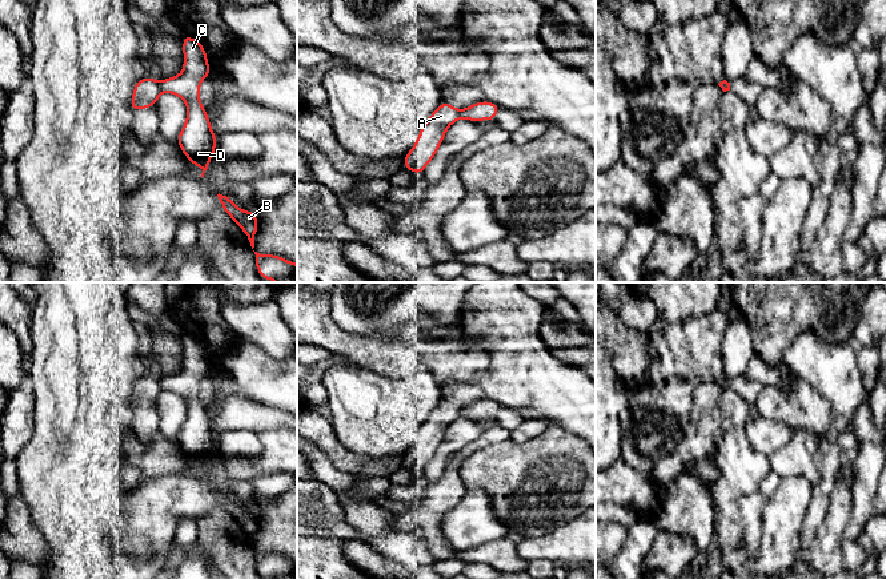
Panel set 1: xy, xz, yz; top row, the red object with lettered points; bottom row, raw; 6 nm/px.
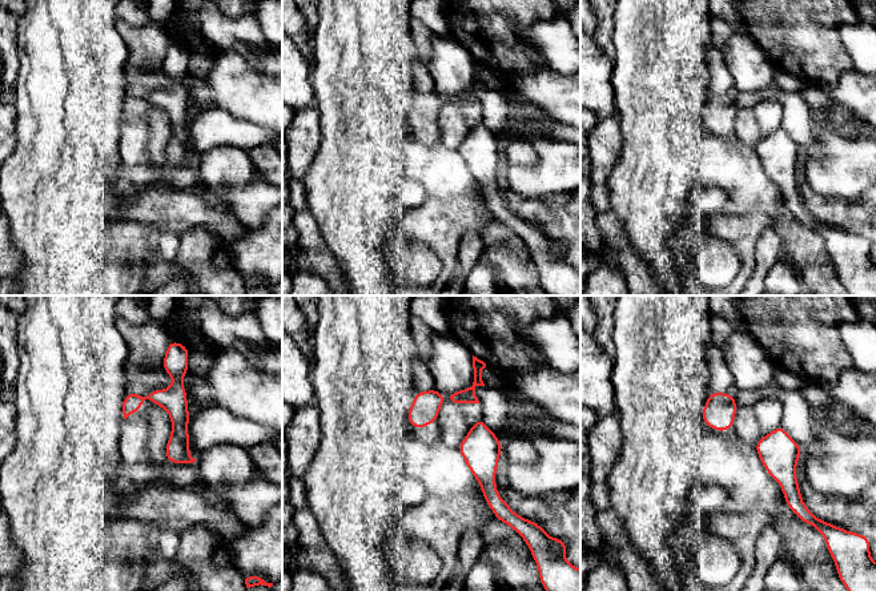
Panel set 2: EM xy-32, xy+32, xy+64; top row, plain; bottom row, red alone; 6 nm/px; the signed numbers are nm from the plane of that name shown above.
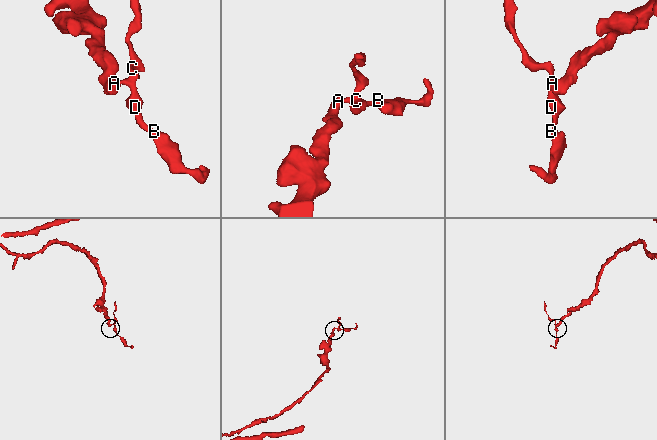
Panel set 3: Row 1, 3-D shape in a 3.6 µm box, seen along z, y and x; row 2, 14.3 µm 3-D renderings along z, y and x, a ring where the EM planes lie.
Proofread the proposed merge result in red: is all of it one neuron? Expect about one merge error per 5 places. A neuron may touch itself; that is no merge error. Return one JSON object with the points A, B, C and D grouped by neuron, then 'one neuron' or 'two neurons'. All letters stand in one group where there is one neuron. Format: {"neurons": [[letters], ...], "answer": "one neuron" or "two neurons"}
{"neurons": [["A"], ["B", "C", "D"]], "answer": "two neurons"}

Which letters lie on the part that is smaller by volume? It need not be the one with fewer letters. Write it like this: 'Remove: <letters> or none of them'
Remove: B, C, D

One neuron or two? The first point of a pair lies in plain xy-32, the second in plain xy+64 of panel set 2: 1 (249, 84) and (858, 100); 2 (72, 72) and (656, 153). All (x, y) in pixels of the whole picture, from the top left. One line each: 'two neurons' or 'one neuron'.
1: one neuron
2: one neuron

